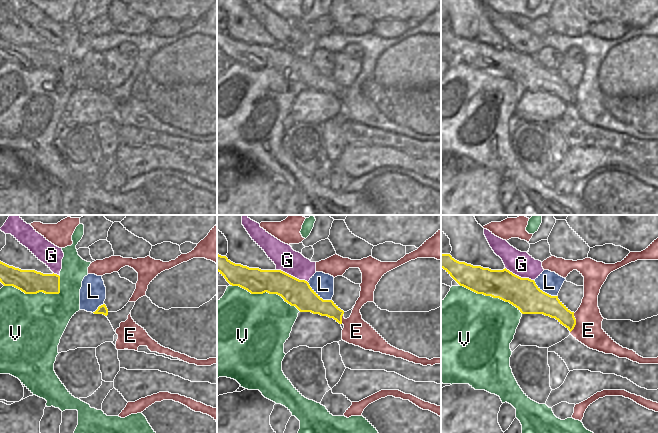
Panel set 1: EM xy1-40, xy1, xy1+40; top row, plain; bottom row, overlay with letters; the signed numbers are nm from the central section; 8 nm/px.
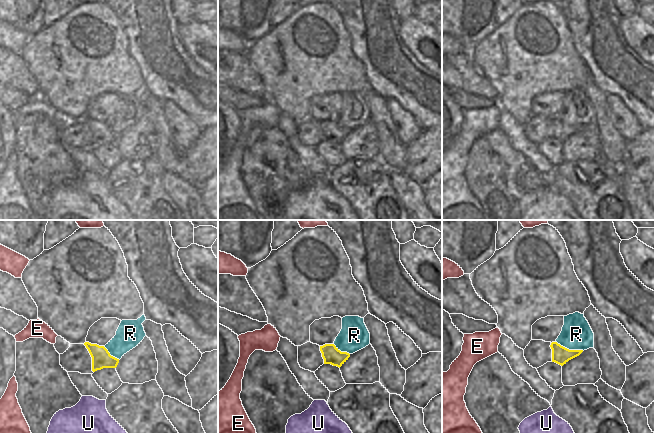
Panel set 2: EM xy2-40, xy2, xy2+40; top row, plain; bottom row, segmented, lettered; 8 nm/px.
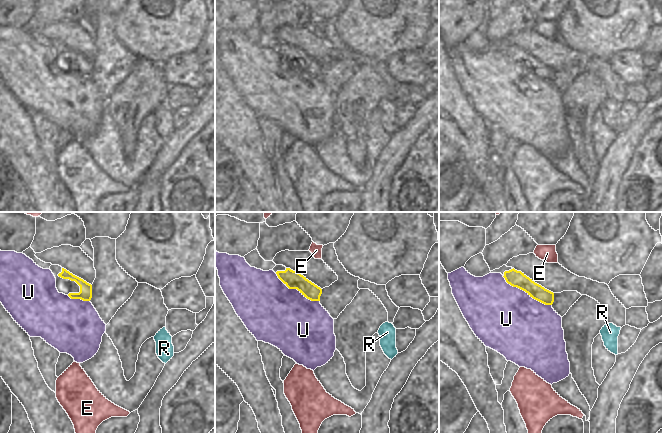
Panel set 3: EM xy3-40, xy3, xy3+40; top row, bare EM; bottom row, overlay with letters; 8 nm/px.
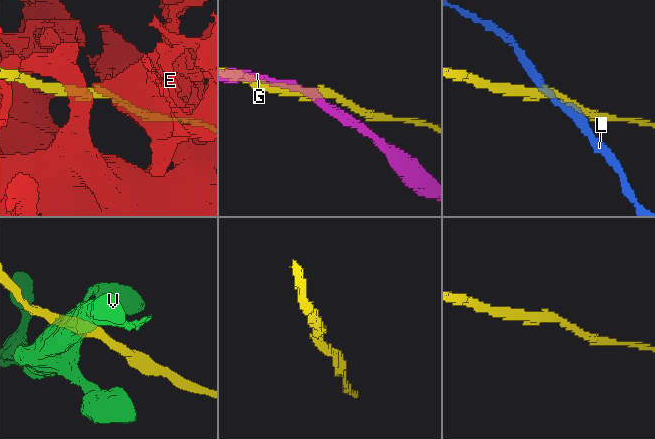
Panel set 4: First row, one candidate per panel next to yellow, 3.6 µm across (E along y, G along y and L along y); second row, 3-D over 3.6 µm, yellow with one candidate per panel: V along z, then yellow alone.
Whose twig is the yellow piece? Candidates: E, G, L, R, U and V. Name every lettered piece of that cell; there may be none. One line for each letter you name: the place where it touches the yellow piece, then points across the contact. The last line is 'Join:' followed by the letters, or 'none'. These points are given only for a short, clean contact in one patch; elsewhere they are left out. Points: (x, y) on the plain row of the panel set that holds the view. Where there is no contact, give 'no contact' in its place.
Join: none

